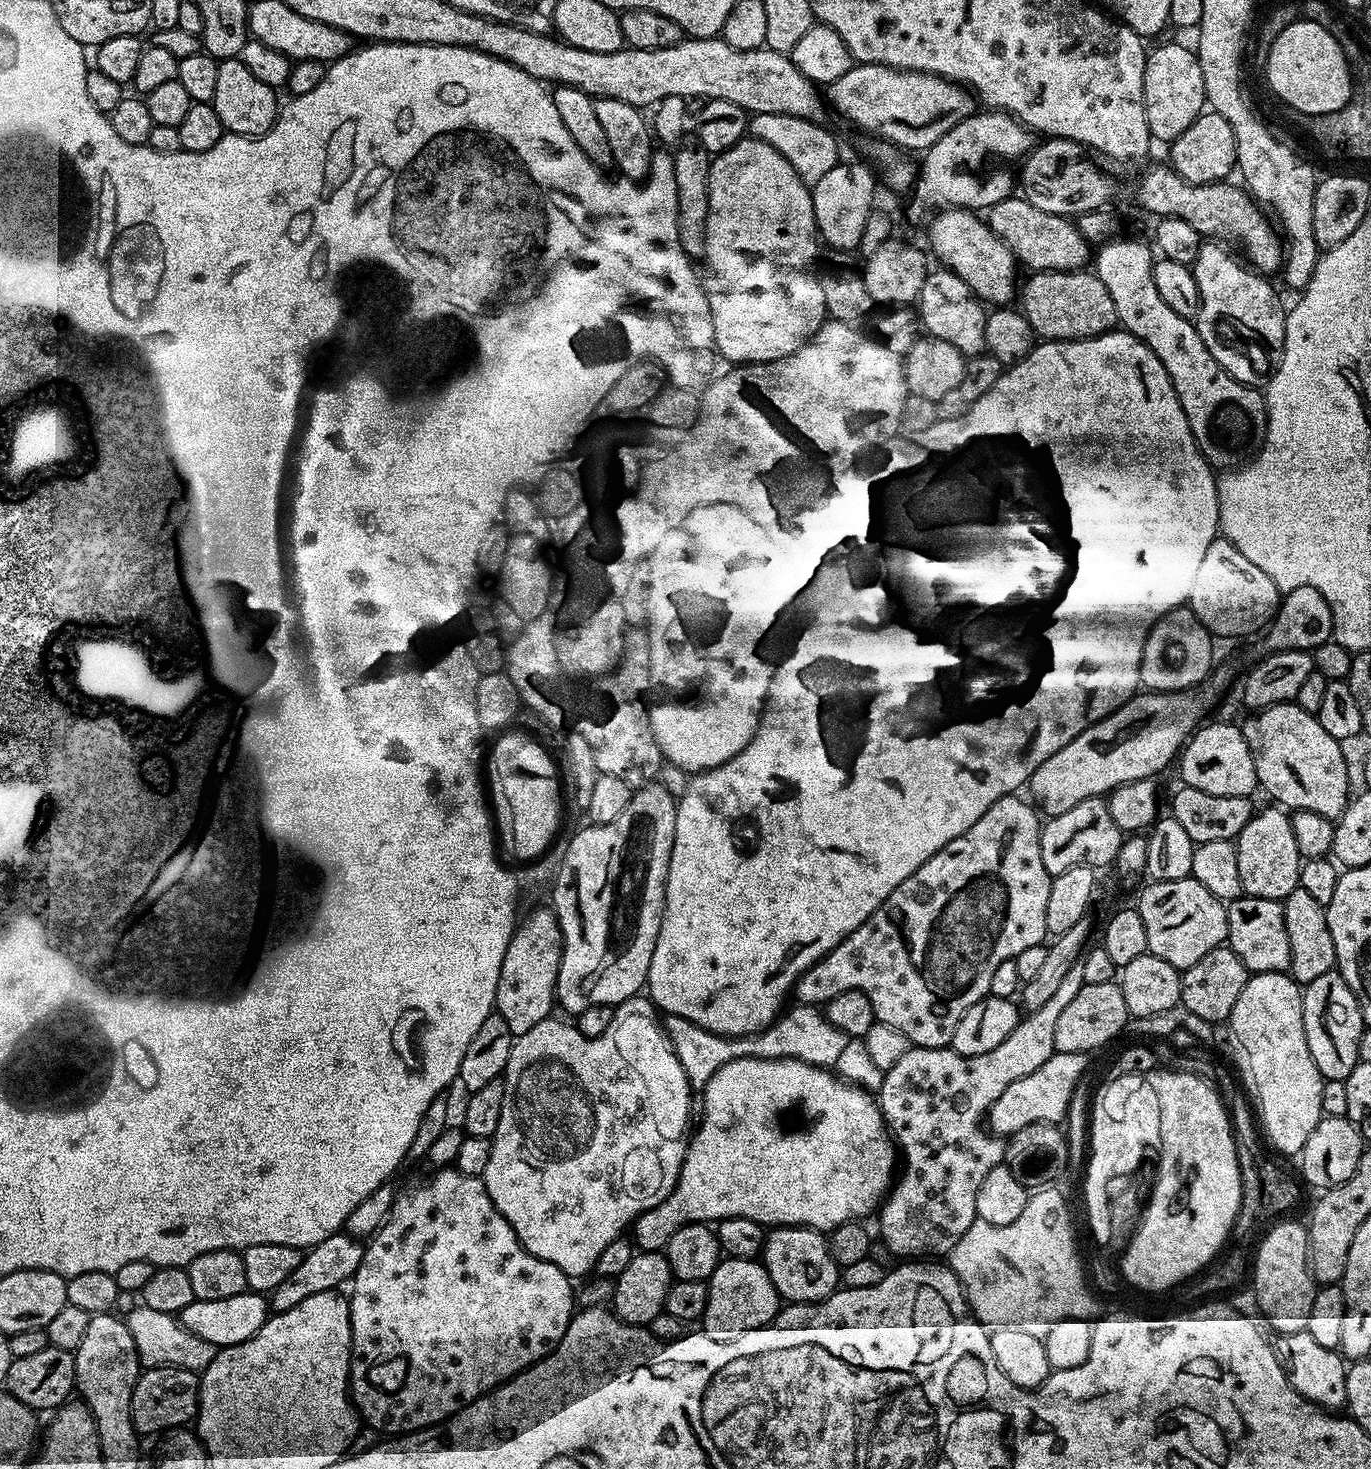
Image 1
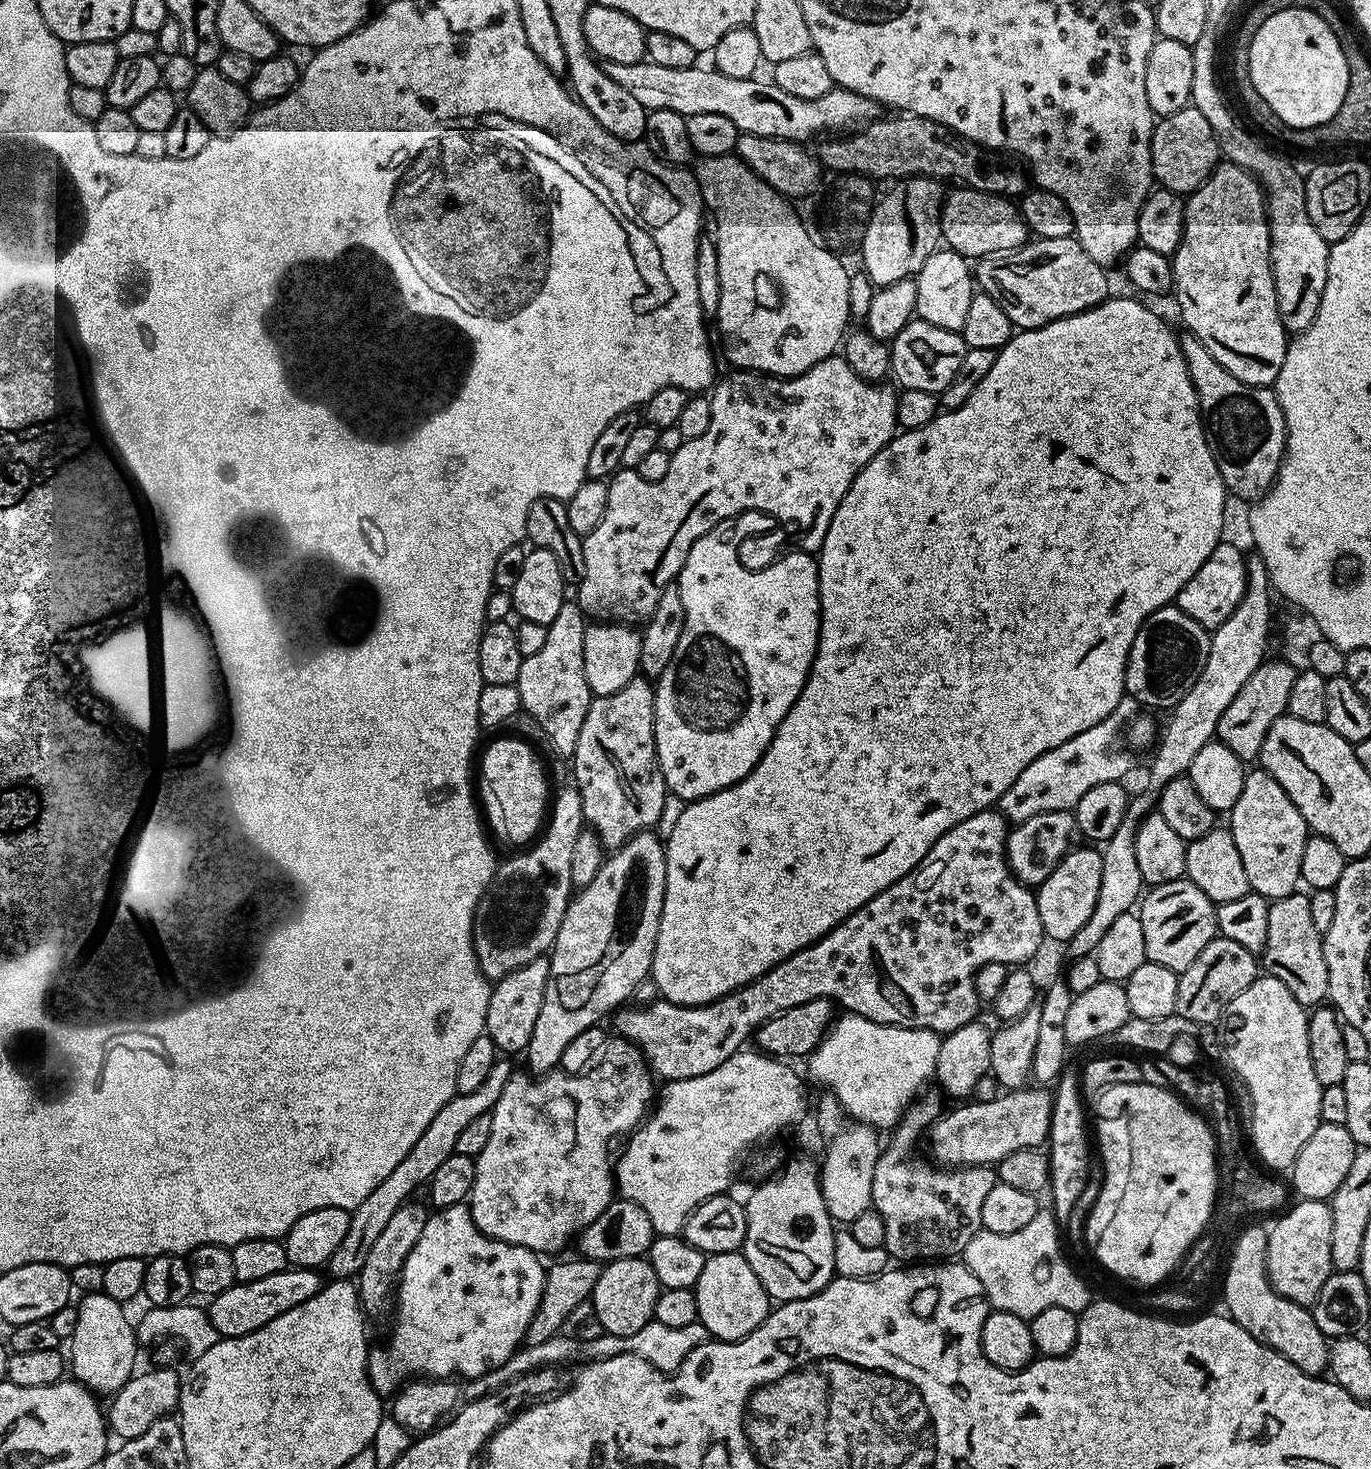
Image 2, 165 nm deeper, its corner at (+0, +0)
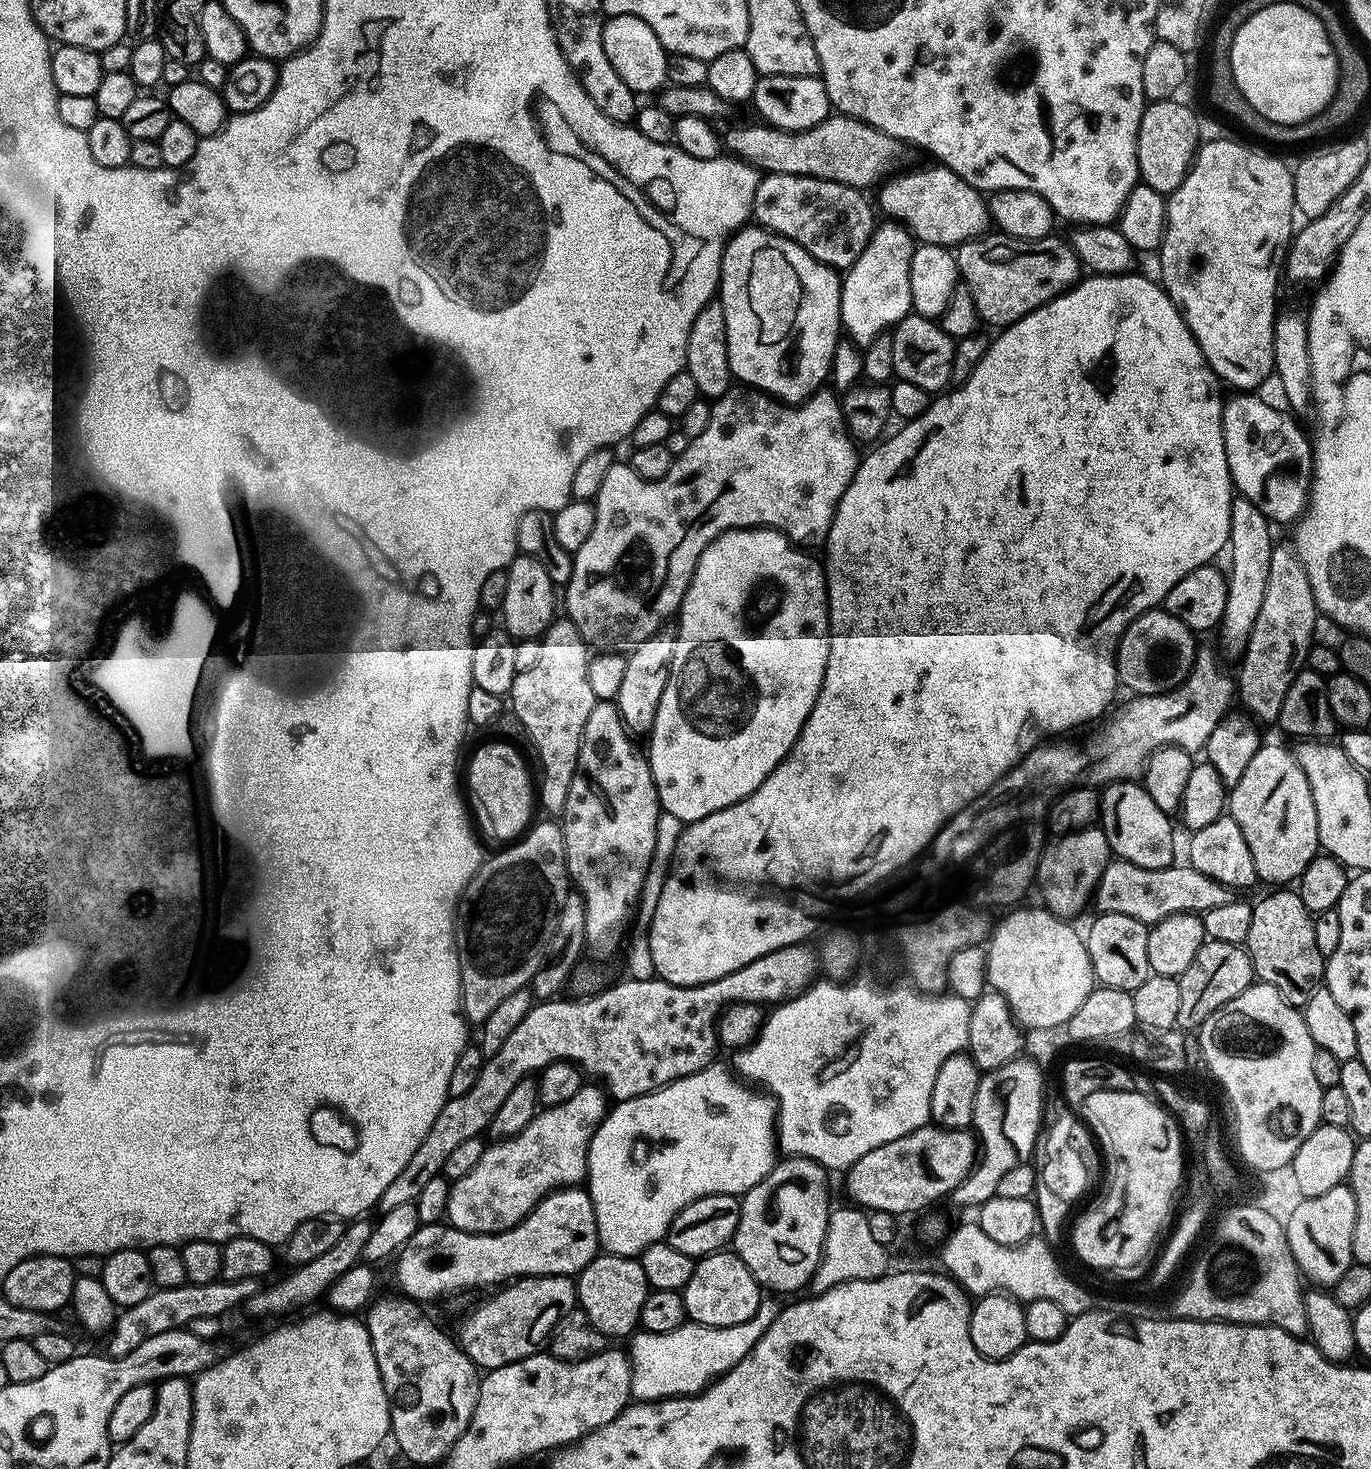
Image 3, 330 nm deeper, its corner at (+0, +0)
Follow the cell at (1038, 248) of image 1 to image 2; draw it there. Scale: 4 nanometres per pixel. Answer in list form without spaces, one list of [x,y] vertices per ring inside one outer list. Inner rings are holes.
[[[967,186],[953,188],[956,189],[945,195],[940,210],[940,235],[951,251],[965,258],[979,258],[995,252],[1013,252],[1029,243],[1026,222],[1020,217],[1019,207],[1009,197],[995,196],[993,192],[975,192]]]

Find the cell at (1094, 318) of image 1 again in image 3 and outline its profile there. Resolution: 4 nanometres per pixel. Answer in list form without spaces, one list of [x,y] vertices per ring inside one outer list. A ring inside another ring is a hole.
[[[985,234],[974,240],[967,240],[965,244],[959,245],[954,252],[961,281],[970,290],[970,294],[974,298],[974,306],[978,306],[978,314],[985,325],[1007,326],[1018,322],[1038,306],[1042,306],[1053,300],[1055,296],[1067,292],[1081,279],[1080,259],[1074,254],[1072,245],[1067,239],[1056,240],[1057,237],[1051,235],[1041,240],[1019,240],[1003,234],[992,235]]]

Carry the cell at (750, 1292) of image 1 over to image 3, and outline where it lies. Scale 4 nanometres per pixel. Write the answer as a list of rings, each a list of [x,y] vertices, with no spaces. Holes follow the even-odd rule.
[[[721,1250],[710,1256],[702,1256],[696,1260],[696,1268],[690,1274],[690,1282],[682,1290],[684,1305],[688,1311],[688,1320],[706,1326],[738,1326],[738,1322],[746,1322],[760,1308],[762,1289],[750,1270],[732,1250]]]

